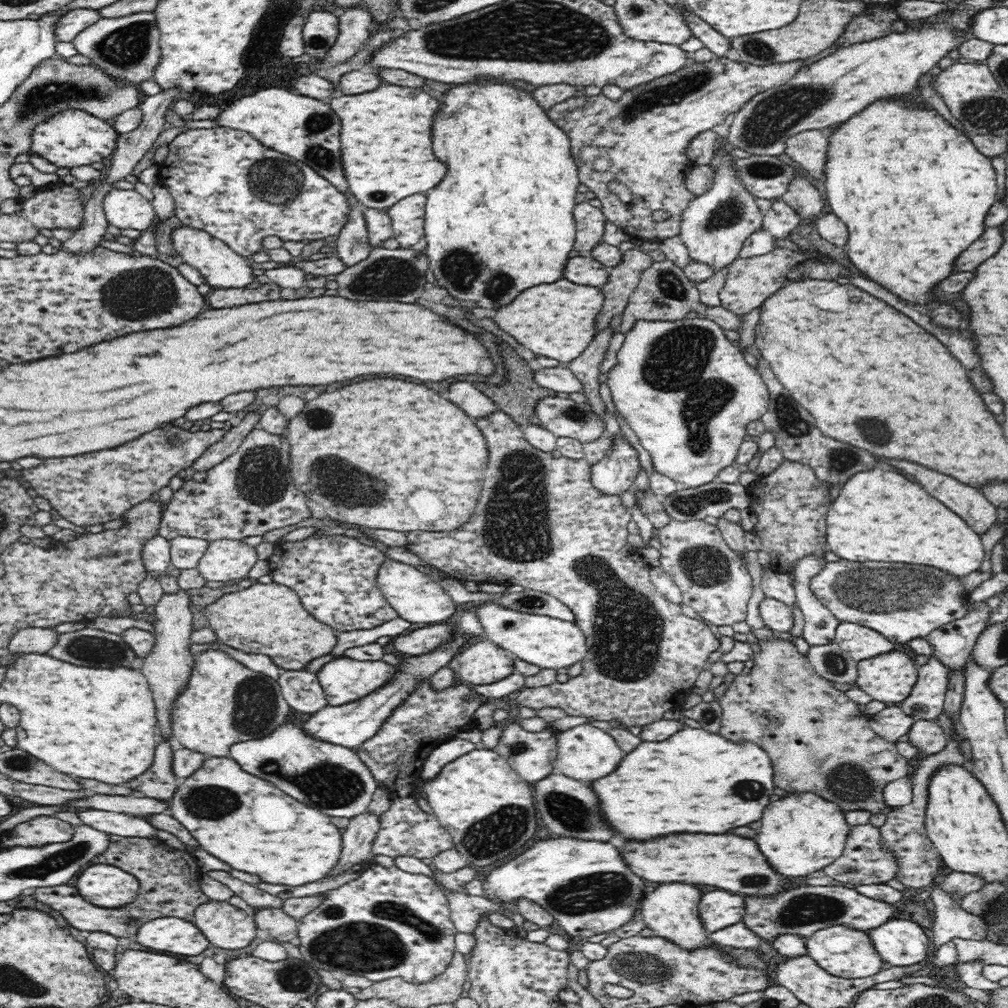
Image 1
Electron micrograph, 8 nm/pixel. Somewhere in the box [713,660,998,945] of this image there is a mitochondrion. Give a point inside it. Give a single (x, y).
(816, 908)

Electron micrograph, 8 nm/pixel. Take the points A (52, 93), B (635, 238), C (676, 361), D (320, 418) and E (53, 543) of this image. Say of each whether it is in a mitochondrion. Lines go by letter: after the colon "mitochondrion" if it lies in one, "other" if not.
A: mitochondrion
B: other
C: mitochondrion
D: mitochondrion
E: other

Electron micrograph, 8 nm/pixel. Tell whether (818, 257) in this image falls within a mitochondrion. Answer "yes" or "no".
no

